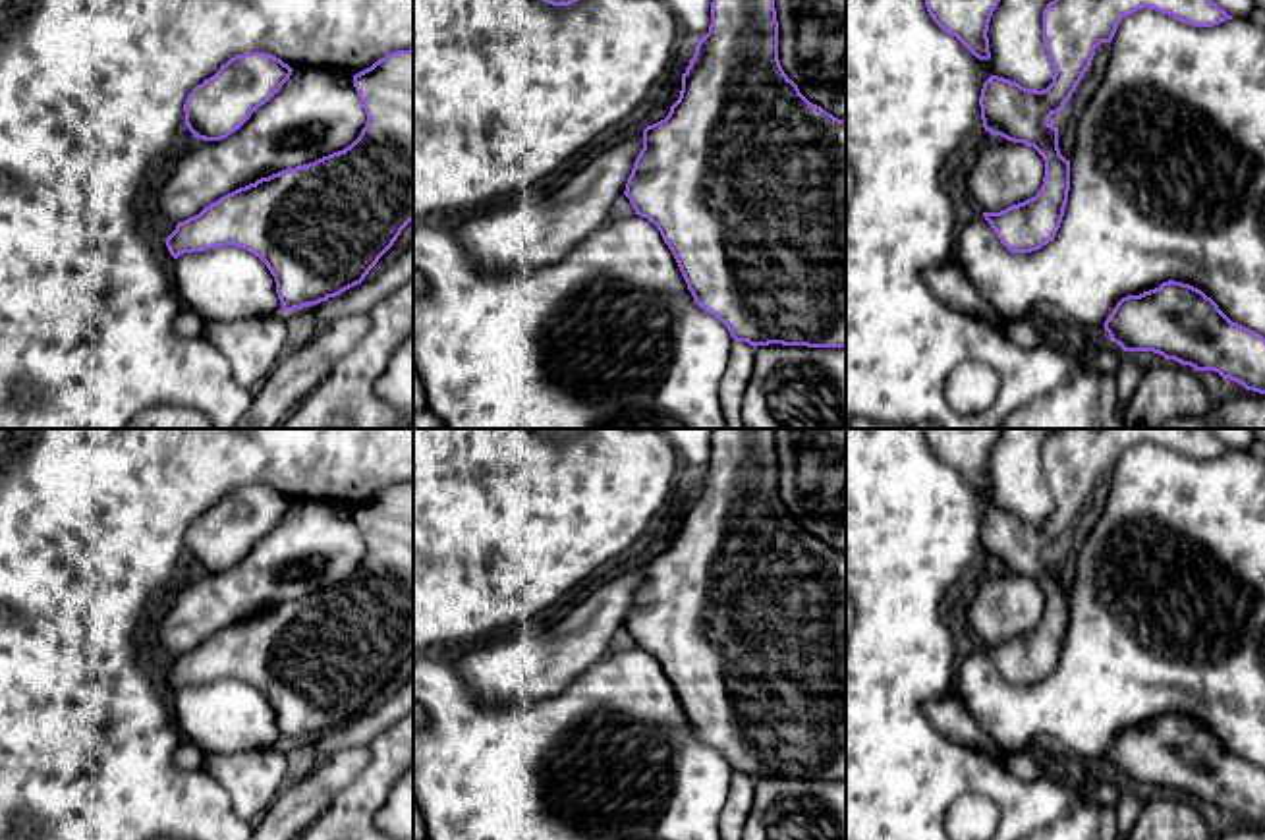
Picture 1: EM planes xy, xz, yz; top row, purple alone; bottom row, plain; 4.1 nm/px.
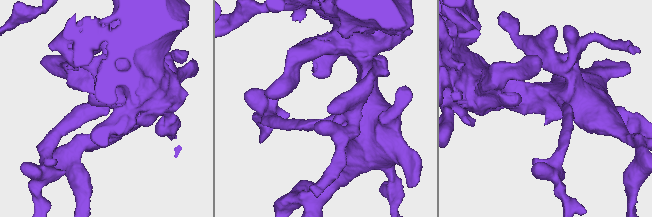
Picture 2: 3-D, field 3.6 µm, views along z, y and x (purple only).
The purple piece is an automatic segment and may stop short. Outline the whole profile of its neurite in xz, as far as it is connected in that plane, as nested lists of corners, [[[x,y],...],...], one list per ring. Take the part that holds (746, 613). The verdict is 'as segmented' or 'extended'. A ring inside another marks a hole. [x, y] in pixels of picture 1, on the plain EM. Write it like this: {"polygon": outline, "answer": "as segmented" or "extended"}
{"polygon": [[[713,429],[709,465],[697,473],[695,487],[682,506],[680,529],[668,548],[643,562],[643,581],[633,595],[624,628],[635,647],[657,658],[695,736],[715,747],[734,774],[747,774],[753,780],[769,776],[846,780],[846,552],[809,535],[784,506],[778,492],[774,429]]], "answer": "as segmented"}

